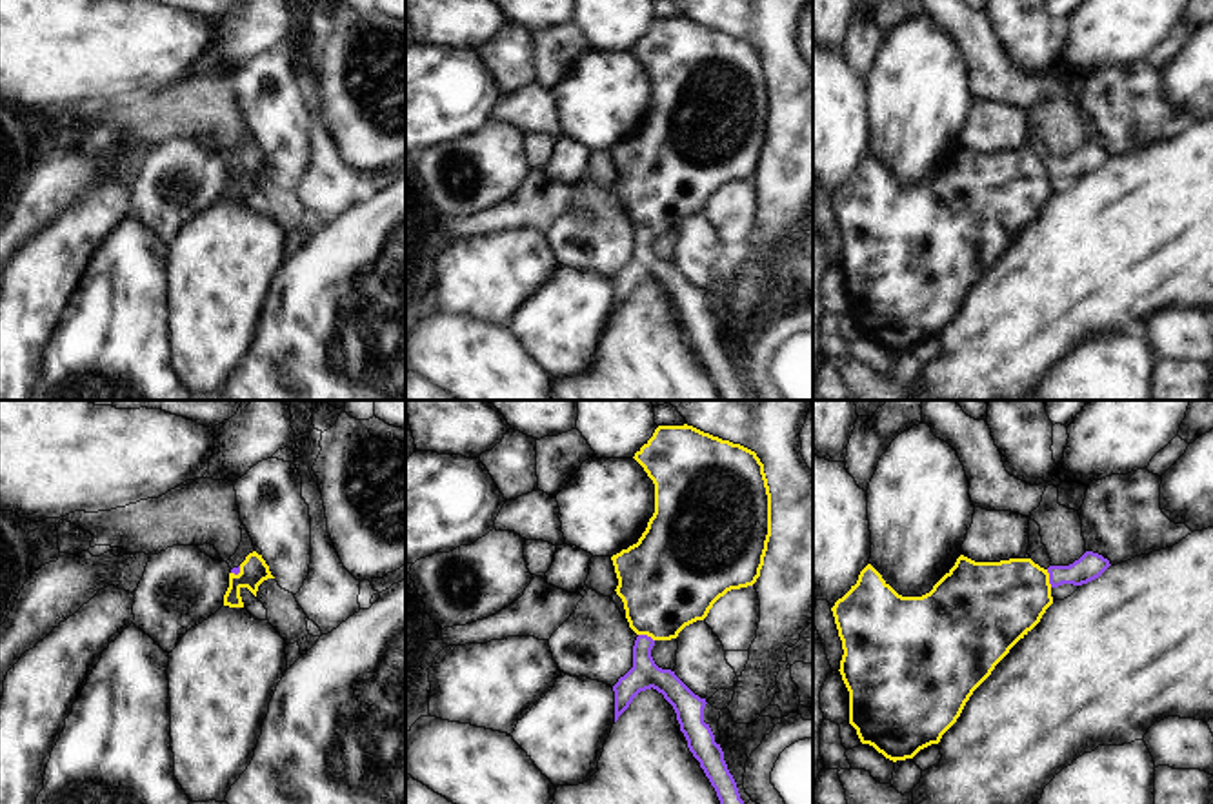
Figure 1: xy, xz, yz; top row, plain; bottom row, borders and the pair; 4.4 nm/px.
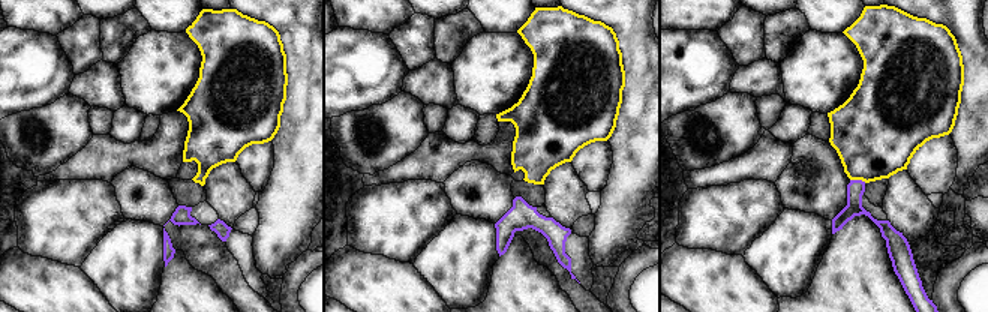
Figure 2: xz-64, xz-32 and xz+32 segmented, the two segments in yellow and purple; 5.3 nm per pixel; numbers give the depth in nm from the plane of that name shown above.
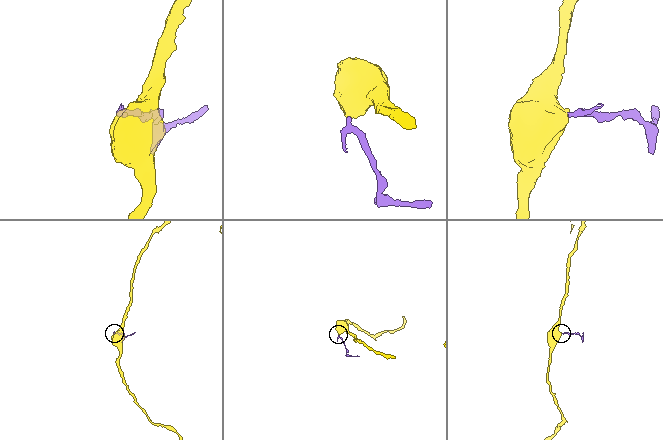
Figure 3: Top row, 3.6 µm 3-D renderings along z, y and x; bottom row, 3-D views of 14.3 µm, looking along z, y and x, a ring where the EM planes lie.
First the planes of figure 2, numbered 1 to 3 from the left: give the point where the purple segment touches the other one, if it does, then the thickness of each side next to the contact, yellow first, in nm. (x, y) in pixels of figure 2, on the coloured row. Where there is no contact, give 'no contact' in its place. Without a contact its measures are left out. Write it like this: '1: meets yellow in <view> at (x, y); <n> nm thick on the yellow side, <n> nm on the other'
1: no contact
2: no contact
3: meets yellow in xz+32 at (858, 179); 440 nm thick on the yellow side, 100 nm on the other

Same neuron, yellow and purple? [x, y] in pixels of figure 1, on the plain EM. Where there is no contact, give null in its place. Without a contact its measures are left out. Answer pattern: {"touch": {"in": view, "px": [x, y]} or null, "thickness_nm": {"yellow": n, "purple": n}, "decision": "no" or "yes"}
{"touch": {"in": "yz", "px": [1048, 171]}, "thickness_nm": {"yellow": 360, "purple": 120}, "decision": "no"}

